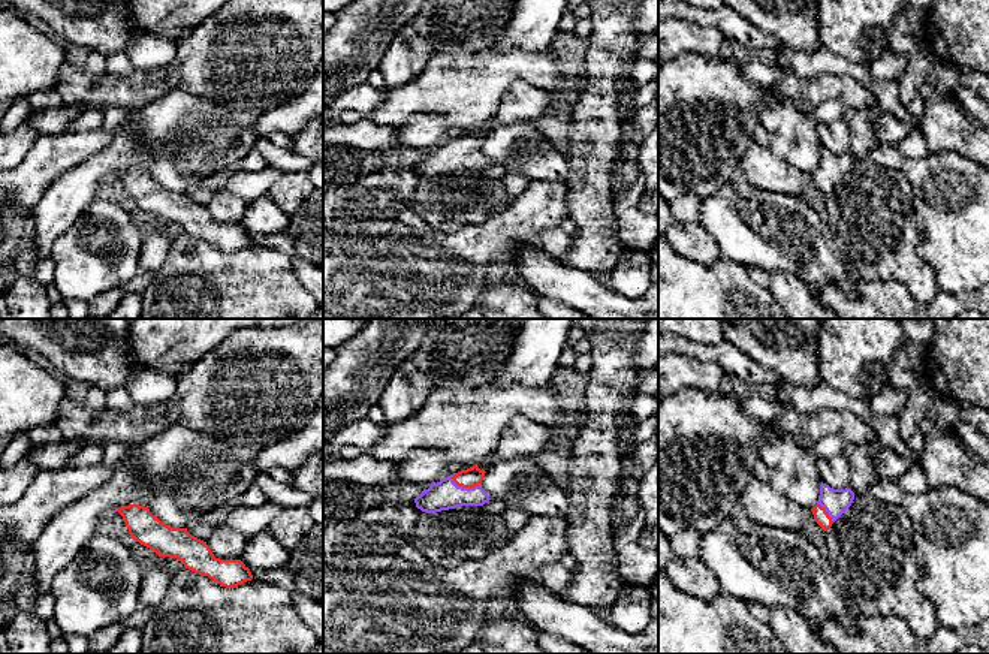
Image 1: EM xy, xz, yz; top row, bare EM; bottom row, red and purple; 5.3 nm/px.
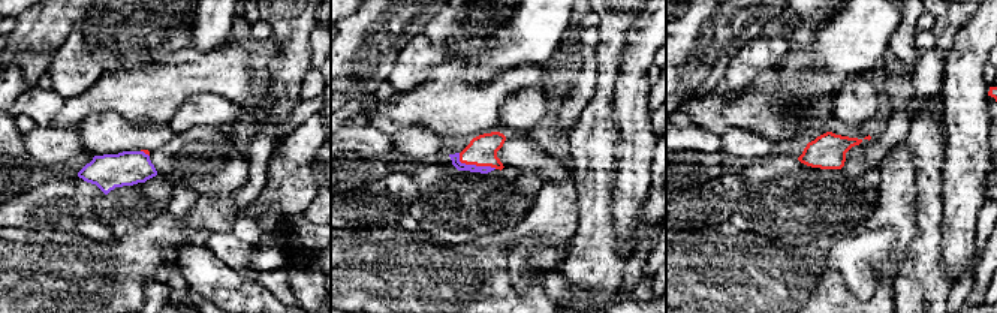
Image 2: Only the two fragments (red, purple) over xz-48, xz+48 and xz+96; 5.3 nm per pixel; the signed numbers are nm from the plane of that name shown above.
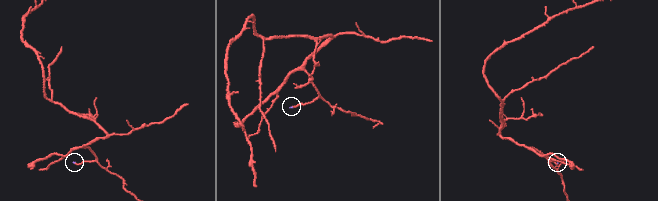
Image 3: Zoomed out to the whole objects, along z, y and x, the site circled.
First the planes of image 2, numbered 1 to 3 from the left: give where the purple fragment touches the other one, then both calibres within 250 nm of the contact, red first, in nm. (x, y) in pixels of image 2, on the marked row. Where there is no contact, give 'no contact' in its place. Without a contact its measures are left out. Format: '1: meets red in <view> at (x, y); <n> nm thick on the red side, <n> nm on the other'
1: meets red in xz-48 at (145, 153); 20 nm thick on the red side, 190 nm on the other
2: meets red in xz+48 at (475, 163); 160 nm thick on the red side, 50 nm on the other
3: no contact

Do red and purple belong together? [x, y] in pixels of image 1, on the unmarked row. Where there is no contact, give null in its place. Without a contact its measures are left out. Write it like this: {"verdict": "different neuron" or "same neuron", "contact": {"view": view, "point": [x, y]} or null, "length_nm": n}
{"verdict": "same neuron", "contact": {"view": "xz", "point": [466, 151]}, "length_nm": 180}

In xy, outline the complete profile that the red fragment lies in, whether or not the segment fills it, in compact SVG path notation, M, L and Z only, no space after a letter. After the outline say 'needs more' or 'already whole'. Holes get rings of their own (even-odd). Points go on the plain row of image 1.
M139 169L117 175L129 193L129 202L154 216L159 221L180 224L186 233L208 241L226 253L238 251L253 244L250 233L241 224L220 224L206 207L192 201L187 193L174 193Z; already whole

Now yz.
M820 150L817 169L811 174L815 187L826 196L851 171L854 157L850 153L833 154L829 150Z; needs more

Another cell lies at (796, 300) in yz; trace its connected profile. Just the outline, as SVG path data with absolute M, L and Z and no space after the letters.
M771 272L769 292L783 308L787 319L836 319L823 307L812 289L799 278L786 272Z

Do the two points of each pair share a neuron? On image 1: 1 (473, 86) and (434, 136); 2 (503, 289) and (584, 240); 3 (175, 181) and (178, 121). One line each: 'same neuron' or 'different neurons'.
1: different neurons
2: different neurons
3: same neuron

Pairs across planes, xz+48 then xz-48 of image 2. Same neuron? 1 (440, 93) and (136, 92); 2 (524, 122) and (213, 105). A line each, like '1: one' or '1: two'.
1: one
2: one

